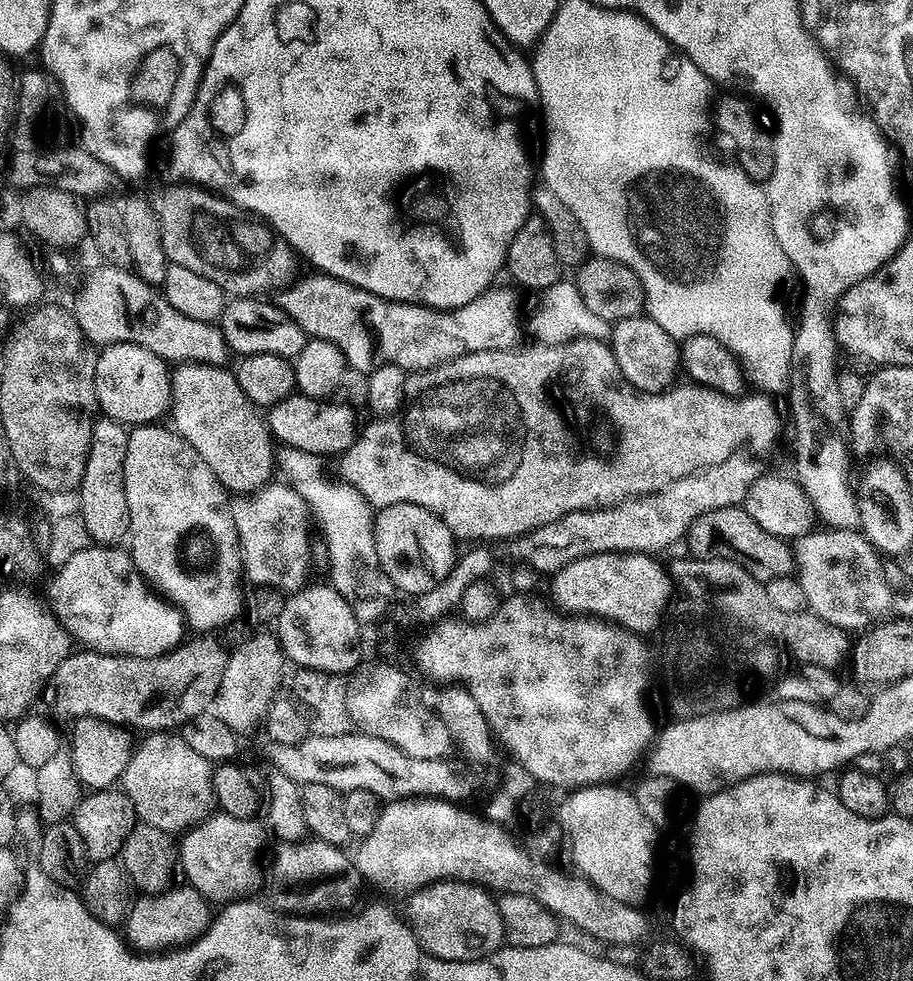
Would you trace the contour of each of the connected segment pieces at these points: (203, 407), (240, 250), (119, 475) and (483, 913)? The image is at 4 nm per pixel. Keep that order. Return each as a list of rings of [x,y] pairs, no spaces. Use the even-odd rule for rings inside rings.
[[[178,364],[170,377],[174,431],[194,446],[221,486],[232,494],[251,494],[269,483],[274,476],[274,437],[265,417],[242,394],[235,371],[218,364]]]
[[[187,182],[169,185],[151,197],[169,264],[186,266],[218,282],[232,298],[264,298],[267,292],[279,293],[297,279],[298,254],[265,220],[207,188]]]
[[[100,418],[92,425],[90,454],[86,470],[78,489],[80,509],[78,515],[88,531],[89,541],[100,546],[116,546],[128,534],[128,507],[124,489],[124,463],[129,429],[118,420]]]
[[[440,880],[407,897],[406,923],[421,948],[440,960],[480,960],[505,943],[504,923],[491,891],[461,880]]]

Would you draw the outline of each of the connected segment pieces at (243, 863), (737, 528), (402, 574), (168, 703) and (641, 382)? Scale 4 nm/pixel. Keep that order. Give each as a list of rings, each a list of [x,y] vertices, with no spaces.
[[[214,814],[210,816],[202,824],[197,824],[195,828],[189,829],[183,833],[178,840],[178,868],[184,876],[188,879],[187,883],[191,887],[196,888],[204,895],[204,899],[211,902],[216,906],[223,906],[225,904],[231,904],[234,900],[242,900],[245,898],[252,898],[257,895],[256,891],[260,888],[260,851],[264,848],[264,832],[266,836],[266,828],[263,823],[259,824],[259,819],[253,818],[250,820],[243,820],[242,818],[234,818],[233,816],[226,816],[223,814]]]
[[[742,506],[714,510],[699,516],[688,528],[687,550],[698,559],[733,560],[746,573],[767,582],[789,575],[794,566],[794,557],[789,545],[774,534],[766,534],[754,518]]]
[[[395,504],[379,509],[374,516],[372,534],[380,569],[388,575],[397,593],[409,592],[412,598],[434,590],[458,559],[458,544],[446,522],[417,504]]]
[[[196,638],[200,640],[185,641],[176,646],[171,651],[156,657],[142,657],[134,658],[133,656],[110,656],[101,654],[91,650],[76,650],[64,657],[63,662],[58,666],[58,670],[54,670],[50,681],[50,692],[52,688],[52,708],[60,716],[72,716],[71,718],[79,718],[81,716],[94,716],[98,720],[107,720],[109,724],[119,724],[127,726],[129,729],[142,730],[148,734],[154,732],[175,731],[190,719],[197,717],[198,714],[207,711],[211,705],[213,697],[216,696],[218,685],[222,680],[222,673],[225,670],[225,662],[227,660],[227,653],[220,650],[219,646],[212,641],[212,638]]]
[[[647,315],[618,321],[612,329],[610,347],[620,373],[640,392],[666,392],[677,383],[676,371],[682,368],[681,345]]]

